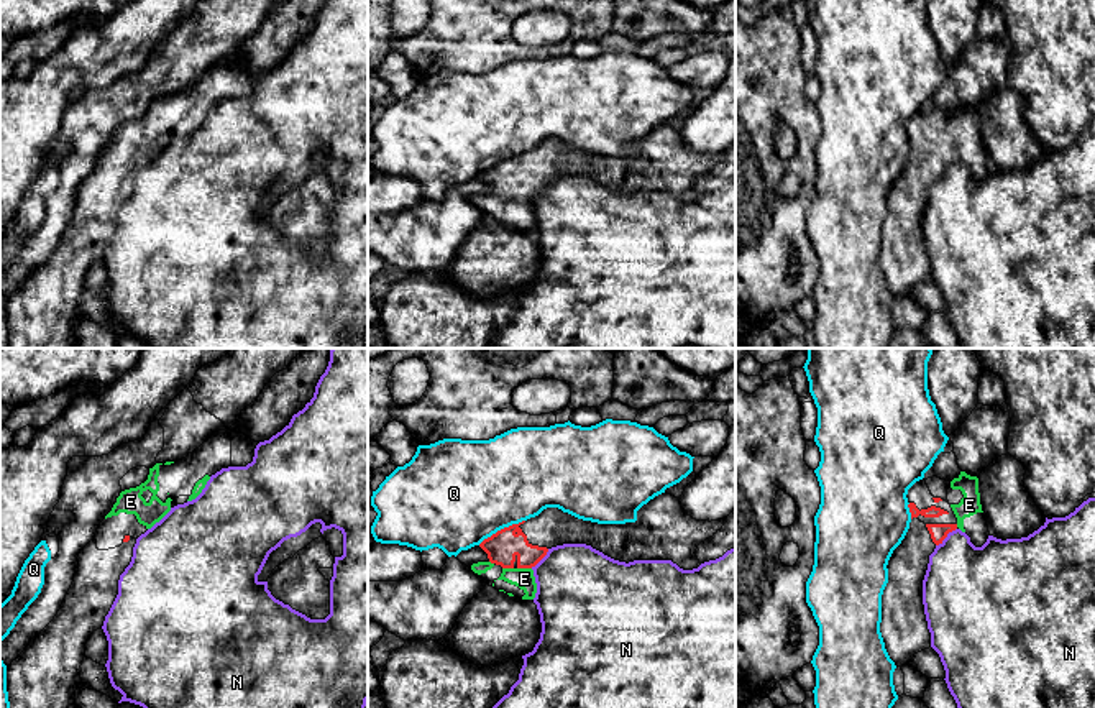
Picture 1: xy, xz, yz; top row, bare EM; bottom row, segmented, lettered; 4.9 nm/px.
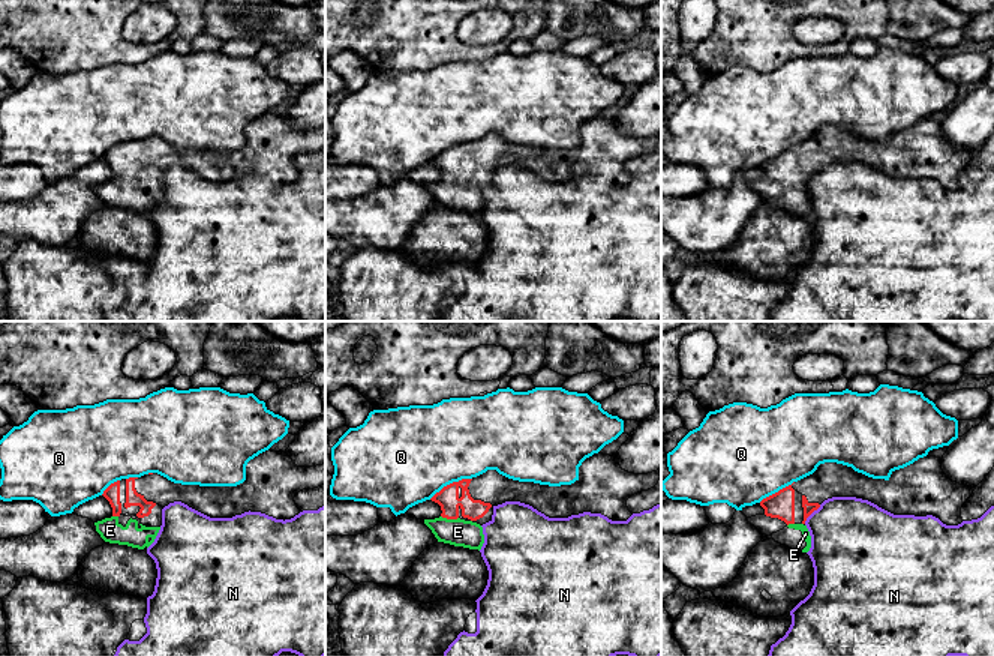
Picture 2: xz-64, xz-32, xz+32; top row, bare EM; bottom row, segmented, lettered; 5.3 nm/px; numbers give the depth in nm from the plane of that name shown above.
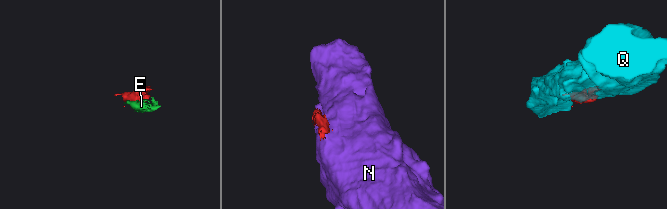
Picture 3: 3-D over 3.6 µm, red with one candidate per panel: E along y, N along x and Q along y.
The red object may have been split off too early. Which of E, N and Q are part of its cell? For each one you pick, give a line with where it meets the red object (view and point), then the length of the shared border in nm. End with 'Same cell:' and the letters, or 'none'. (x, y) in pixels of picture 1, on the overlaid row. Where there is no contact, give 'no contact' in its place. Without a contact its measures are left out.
E: contact xz (524, 567); length 70 nm
Same cell: E

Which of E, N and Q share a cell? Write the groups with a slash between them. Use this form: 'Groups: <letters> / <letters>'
Groups: E / N / Q

